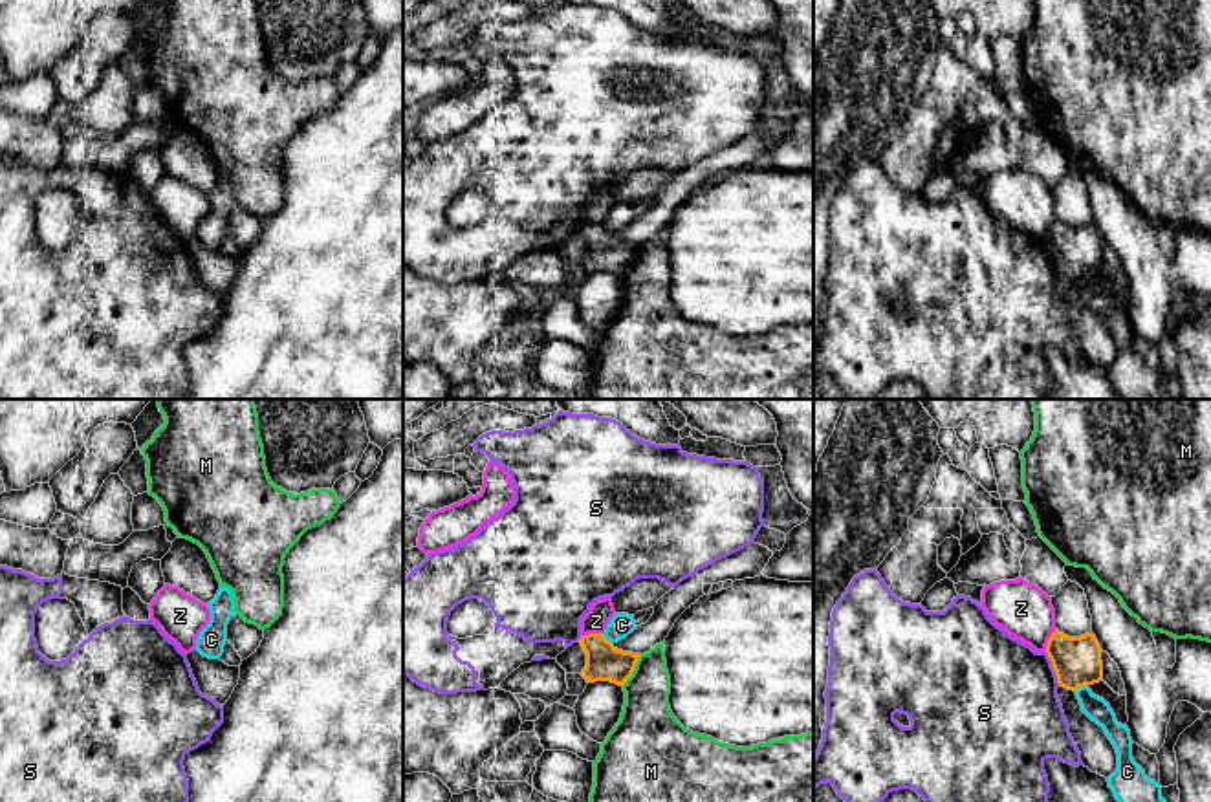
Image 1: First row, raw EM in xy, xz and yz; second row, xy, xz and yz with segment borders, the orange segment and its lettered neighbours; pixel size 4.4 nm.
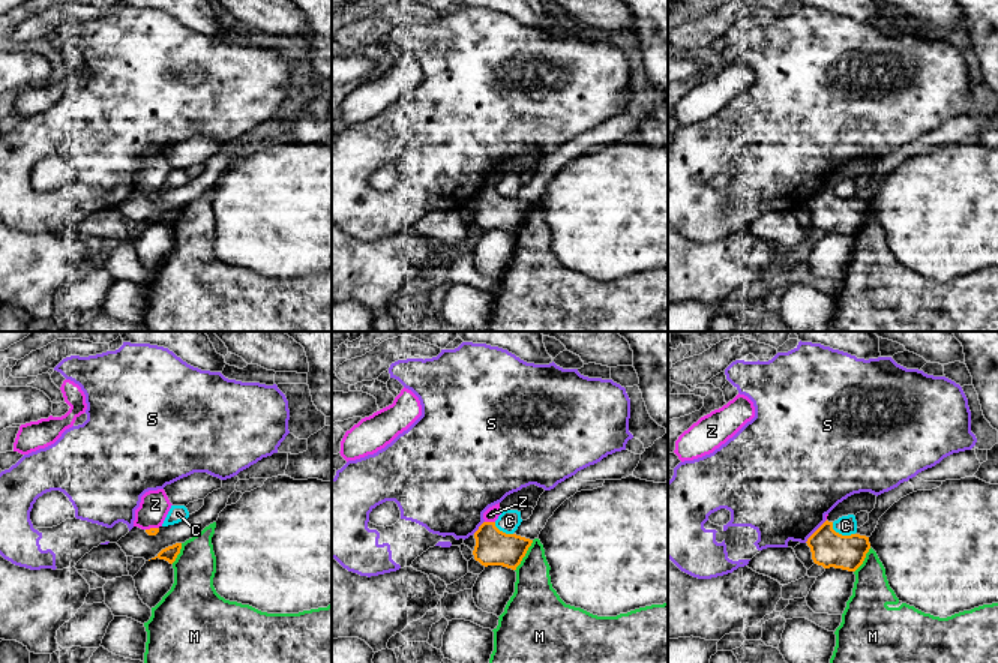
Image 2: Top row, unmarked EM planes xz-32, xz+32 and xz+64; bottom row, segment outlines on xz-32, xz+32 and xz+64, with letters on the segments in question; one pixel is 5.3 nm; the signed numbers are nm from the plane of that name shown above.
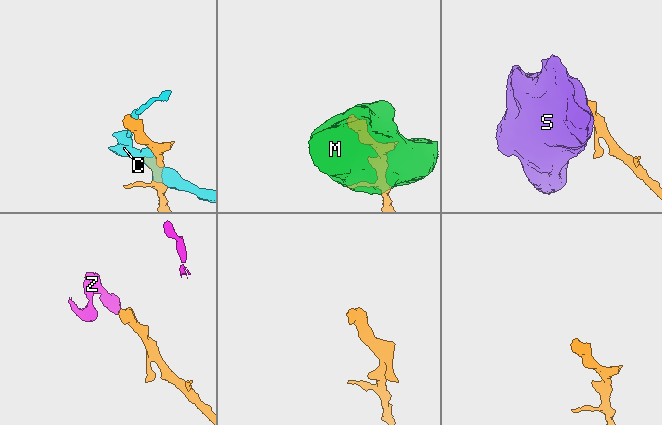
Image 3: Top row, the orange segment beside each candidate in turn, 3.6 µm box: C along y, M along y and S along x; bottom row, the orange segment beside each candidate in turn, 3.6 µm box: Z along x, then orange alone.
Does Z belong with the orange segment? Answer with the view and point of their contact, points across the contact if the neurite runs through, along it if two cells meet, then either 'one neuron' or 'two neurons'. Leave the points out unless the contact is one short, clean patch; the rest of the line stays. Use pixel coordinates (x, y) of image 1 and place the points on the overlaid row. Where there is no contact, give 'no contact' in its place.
meets orange in yz at (1048, 639); border along yz (1056, 628), (1045, 650); two neurons

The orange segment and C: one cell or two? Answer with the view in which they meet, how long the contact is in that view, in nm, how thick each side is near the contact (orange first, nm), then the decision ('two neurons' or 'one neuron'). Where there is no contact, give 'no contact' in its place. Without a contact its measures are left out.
xz | 60 nm | 160/100 nm | two neurons

